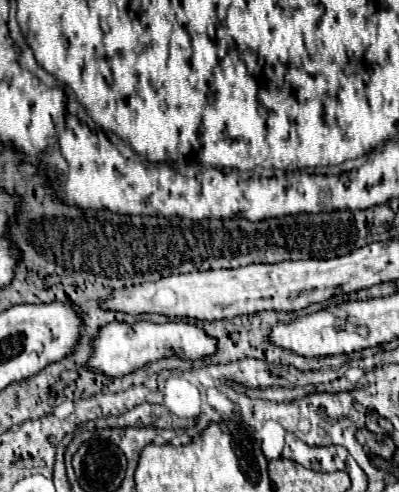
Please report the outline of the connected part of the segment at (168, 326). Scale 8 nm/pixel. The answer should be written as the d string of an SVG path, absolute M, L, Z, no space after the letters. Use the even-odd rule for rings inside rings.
M138 321L134 325L128 323L110 323L104 325L98 335L92 339L92 353L86 363L88 371L110 375L110 377L124 377L140 367L144 367L150 361L158 361L162 357L178 355L182 359L202 359L206 355L212 355L216 351L216 341L196 325L188 323L150 323L150 321Z

